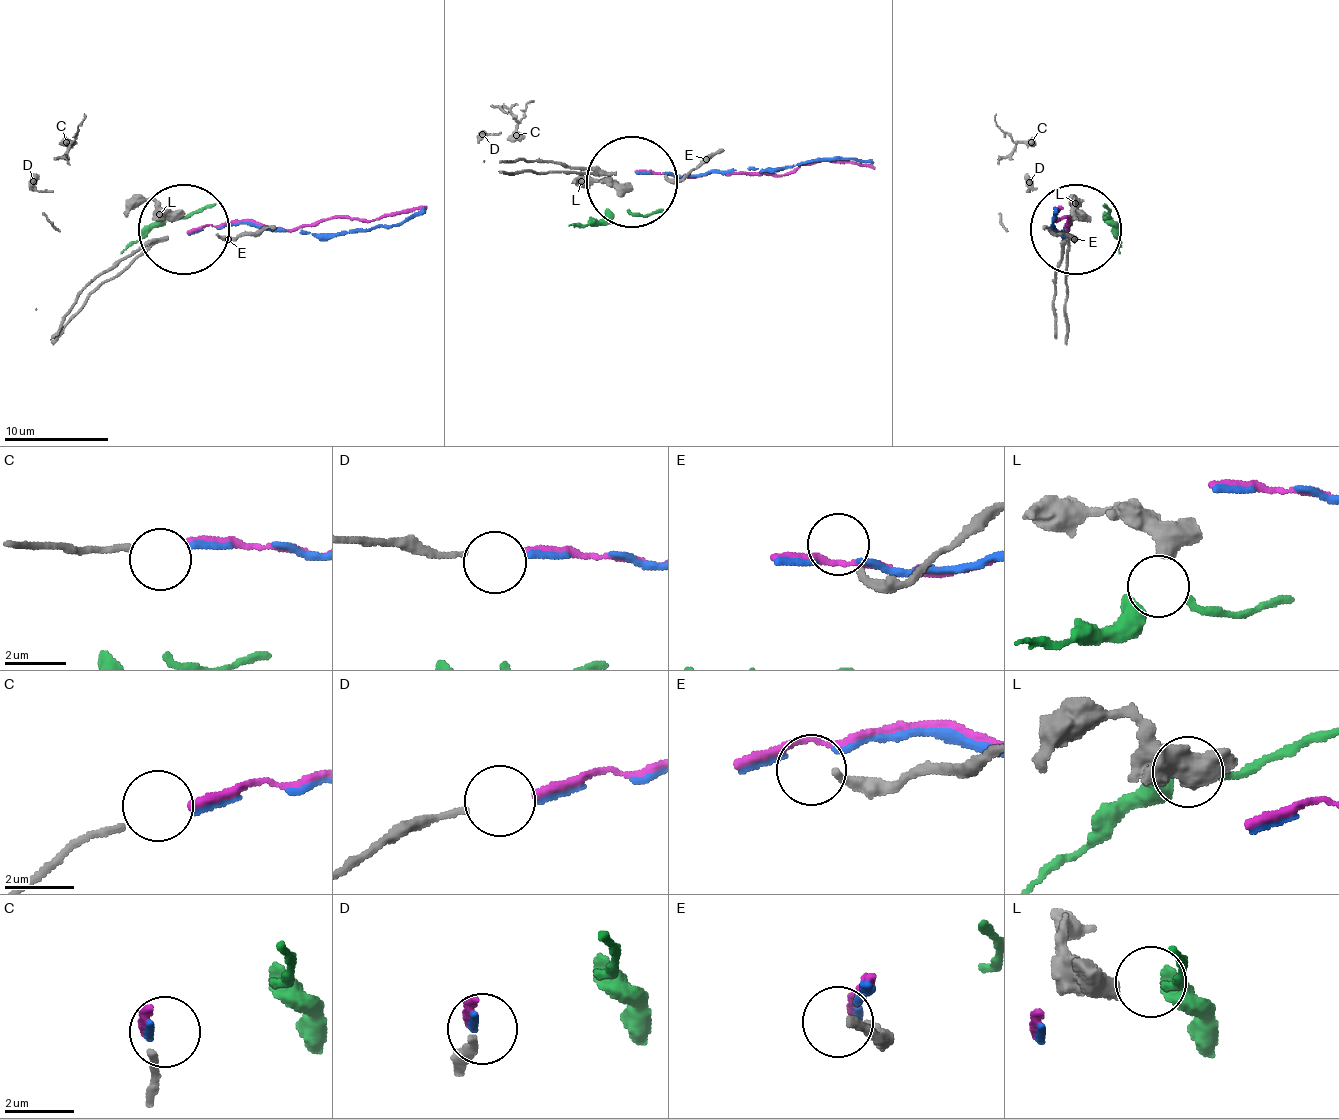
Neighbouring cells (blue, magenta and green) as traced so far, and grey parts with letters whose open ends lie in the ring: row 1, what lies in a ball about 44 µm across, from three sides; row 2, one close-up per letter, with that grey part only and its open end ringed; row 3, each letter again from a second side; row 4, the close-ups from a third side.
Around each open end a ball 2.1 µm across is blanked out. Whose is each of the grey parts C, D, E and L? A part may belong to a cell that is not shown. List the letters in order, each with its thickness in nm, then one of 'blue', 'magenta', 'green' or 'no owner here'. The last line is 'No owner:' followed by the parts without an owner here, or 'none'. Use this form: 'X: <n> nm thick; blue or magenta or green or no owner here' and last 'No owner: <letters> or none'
C: 200 nm thick; blue
D: 170 nm thick; magenta
E: 240 nm thick; no owner here
L: 550 nm thick; green
No owner: E

